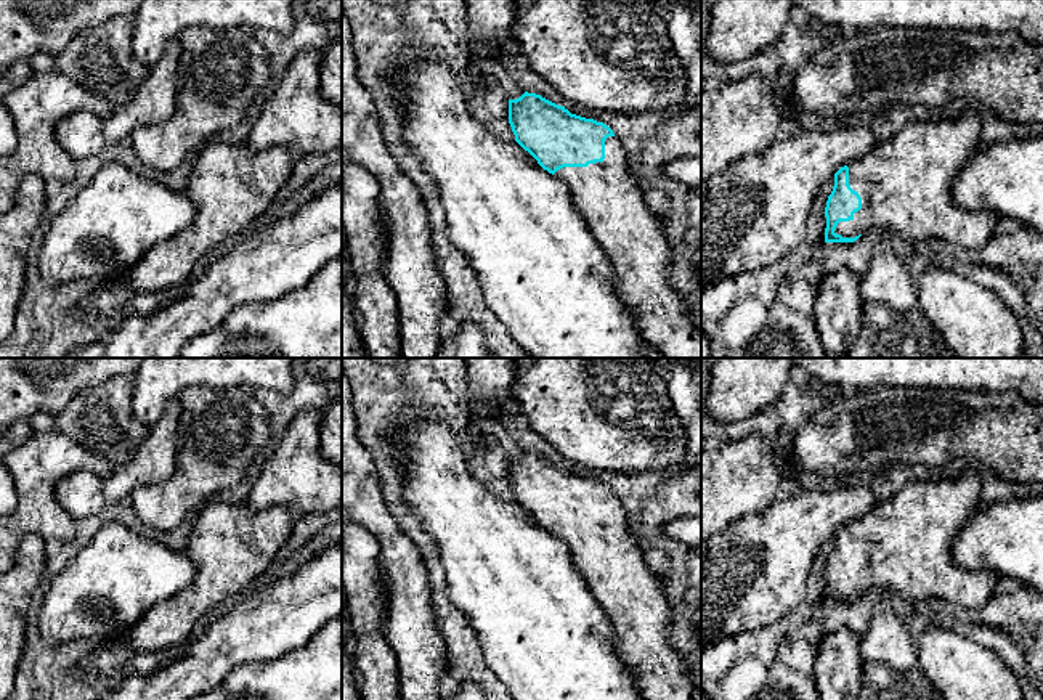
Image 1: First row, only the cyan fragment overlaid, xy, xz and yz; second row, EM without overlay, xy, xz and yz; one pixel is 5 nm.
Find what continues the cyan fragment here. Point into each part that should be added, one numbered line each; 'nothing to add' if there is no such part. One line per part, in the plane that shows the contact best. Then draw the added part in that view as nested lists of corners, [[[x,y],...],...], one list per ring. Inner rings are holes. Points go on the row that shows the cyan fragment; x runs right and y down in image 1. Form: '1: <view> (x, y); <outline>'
1: yz (905, 182); [[[968,109],[958,119],[911,120],[892,138],[879,141],[871,151],[850,162],[849,185],[862,197],[862,209],[849,222],[839,222],[834,233],[855,238],[870,230],[899,233],[915,246],[929,239],[942,239],[961,249],[979,249],[996,236],[1003,220],[990,210],[958,206],[952,197],[952,185],[958,173],[979,153],[980,117]]]

